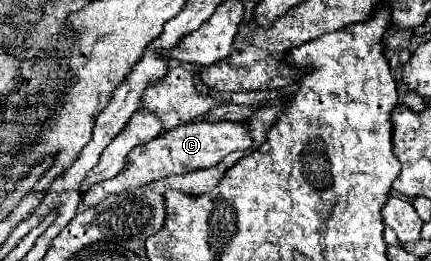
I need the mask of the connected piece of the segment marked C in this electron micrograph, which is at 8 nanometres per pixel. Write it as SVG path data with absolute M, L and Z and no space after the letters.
M190 122L190 124L180 124L172 130L162 132L160 136L150 140L148 144L136 146L128 154L124 170L120 174L116 174L114 178L92 184L88 188L88 192L84 192L82 204L88 206L88 208L94 208L112 194L132 190L132 188L140 188L148 182L158 180L158 178L172 176L172 174L186 174L186 172L200 170L200 168L210 168L212 164L218 164L226 154L230 154L234 150L246 150L248 146L252 146L252 138L248 136L246 126L240 124L240 122L216 122L216 124Z

